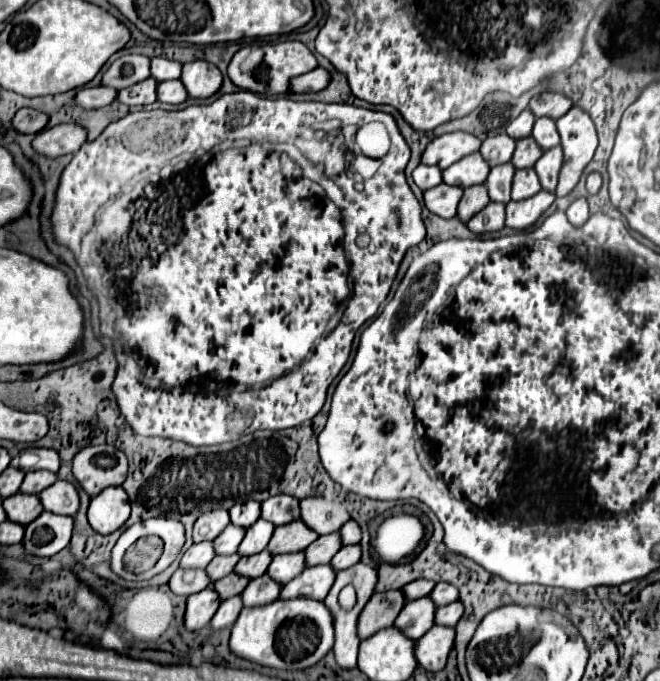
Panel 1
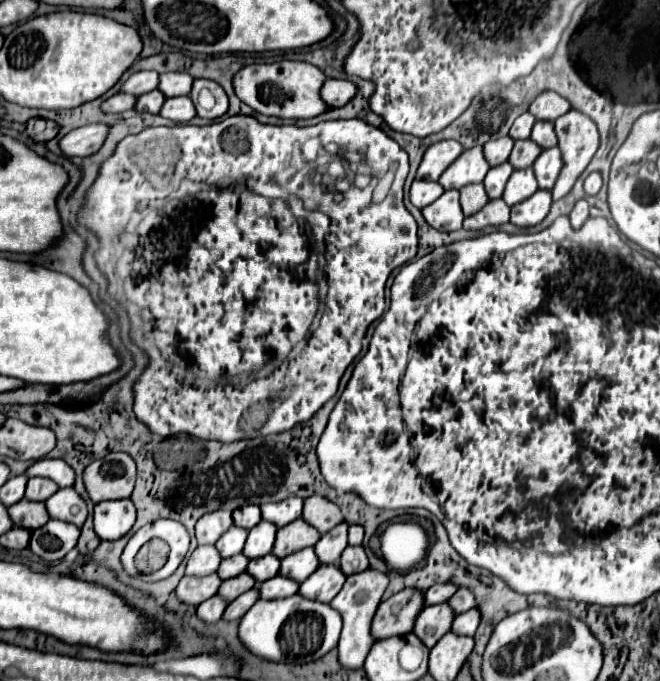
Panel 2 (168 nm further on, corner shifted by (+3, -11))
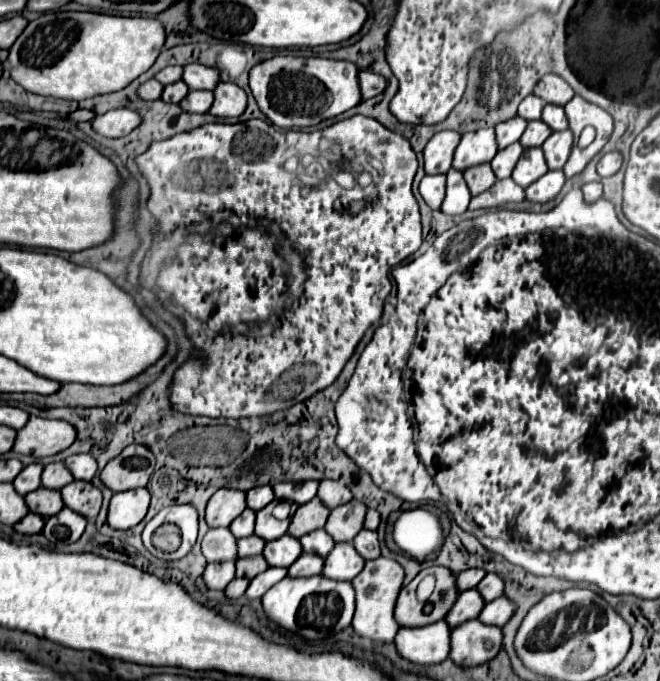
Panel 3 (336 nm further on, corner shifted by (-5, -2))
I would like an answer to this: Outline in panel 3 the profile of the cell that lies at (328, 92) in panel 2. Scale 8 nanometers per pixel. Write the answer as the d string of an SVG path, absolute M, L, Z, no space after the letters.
M362 70L362 72L360 72L360 88L362 88L364 100L374 98L374 96L378 96L380 92L384 92L386 84L388 84L386 78L380 76L380 74L374 74L374 72L368 72L368 70Z

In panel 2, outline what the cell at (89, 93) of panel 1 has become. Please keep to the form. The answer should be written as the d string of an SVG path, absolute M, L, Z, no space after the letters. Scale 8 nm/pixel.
M116 93L112 97L108 97L106 101L102 101L102 111L104 113L122 113L122 111L128 111L132 109L136 103L136 97L134 95L126 95L126 93Z

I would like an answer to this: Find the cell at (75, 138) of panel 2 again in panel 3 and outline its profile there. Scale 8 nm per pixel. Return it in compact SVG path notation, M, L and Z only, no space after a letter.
M116 108L102 116L96 116L92 122L94 130L106 138L122 138L140 126L140 114L130 108Z

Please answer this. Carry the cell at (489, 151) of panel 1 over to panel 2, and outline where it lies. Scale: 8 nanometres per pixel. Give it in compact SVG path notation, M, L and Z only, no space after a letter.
M510 137L488 141L484 145L484 157L486 157L488 165L490 167L496 167L500 163L506 163L508 161L508 155L512 153L512 147L514 147L514 141Z

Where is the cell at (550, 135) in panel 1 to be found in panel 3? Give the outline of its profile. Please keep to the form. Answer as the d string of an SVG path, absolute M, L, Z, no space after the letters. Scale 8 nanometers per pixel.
M546 104L542 110L542 120L552 128L552 130L566 130L568 128L568 120L564 114L562 106L552 106Z

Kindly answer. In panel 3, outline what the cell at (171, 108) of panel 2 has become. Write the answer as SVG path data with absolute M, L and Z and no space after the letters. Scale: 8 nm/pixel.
M190 90L188 96L180 102L180 106L188 112L198 112L198 114L204 114L210 110L214 102L214 94L212 92L198 92L198 90Z

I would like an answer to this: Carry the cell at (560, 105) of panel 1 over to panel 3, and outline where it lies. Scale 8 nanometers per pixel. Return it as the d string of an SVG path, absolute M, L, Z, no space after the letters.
M546 74L540 78L540 82L534 88L534 94L540 96L548 104L558 104L564 106L572 96L574 90L566 80L562 80L558 74Z

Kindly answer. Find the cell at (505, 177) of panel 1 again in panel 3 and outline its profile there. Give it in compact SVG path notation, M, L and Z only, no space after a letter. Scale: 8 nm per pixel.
M514 142L512 146L506 146L504 150L498 150L498 154L492 158L492 170L496 174L496 178L510 178L520 154L522 154L522 146L520 142Z

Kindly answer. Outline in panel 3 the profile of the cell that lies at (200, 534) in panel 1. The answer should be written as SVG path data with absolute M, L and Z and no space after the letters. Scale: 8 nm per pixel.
M220 490L206 506L206 522L210 528L230 526L232 520L246 508L246 492L240 490Z

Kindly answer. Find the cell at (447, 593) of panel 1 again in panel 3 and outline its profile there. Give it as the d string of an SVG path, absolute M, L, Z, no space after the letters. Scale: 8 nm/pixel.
M486 574L486 578L478 584L478 590L486 602L492 602L504 596L504 580L498 574Z

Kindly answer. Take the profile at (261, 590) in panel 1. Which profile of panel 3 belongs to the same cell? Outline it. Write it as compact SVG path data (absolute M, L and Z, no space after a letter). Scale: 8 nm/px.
M302 554L292 568L288 568L288 576L292 578L304 578L304 576L316 576L322 574L324 560L318 554Z

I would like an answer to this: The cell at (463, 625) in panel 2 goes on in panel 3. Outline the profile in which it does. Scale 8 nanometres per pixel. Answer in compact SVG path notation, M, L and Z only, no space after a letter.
M502 596L502 598L488 602L478 620L484 622L484 624L492 624L492 626L502 628L512 618L512 612L516 612L516 604L510 598Z

